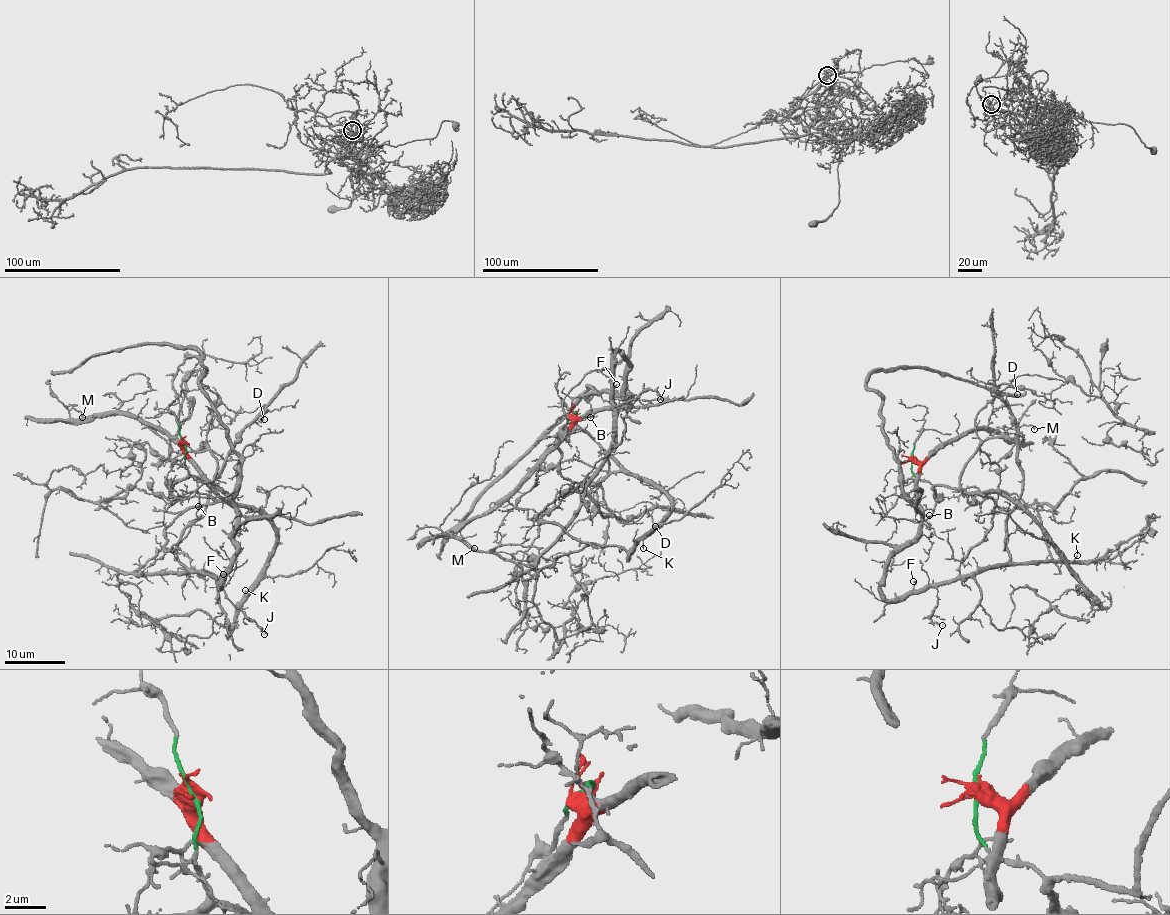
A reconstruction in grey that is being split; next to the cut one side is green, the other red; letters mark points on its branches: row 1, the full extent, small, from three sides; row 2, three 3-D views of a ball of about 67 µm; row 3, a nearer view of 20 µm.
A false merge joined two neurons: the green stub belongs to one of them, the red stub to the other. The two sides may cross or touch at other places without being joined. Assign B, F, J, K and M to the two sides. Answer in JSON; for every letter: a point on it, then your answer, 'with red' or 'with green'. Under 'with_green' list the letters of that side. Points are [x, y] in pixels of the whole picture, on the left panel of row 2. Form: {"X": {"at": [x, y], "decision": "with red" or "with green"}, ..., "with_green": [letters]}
{"B": {"at": [198, 506], "decision": "with green"}, "F": {"at": [223, 574], "decision": "with red"}, "J": {"at": [264, 634], "decision": "with red"}, "K": {"at": [245, 590], "decision": "with green"}, "M": {"at": [82, 417], "decision": "with red"}, "with_green": ["B", "K"]}

